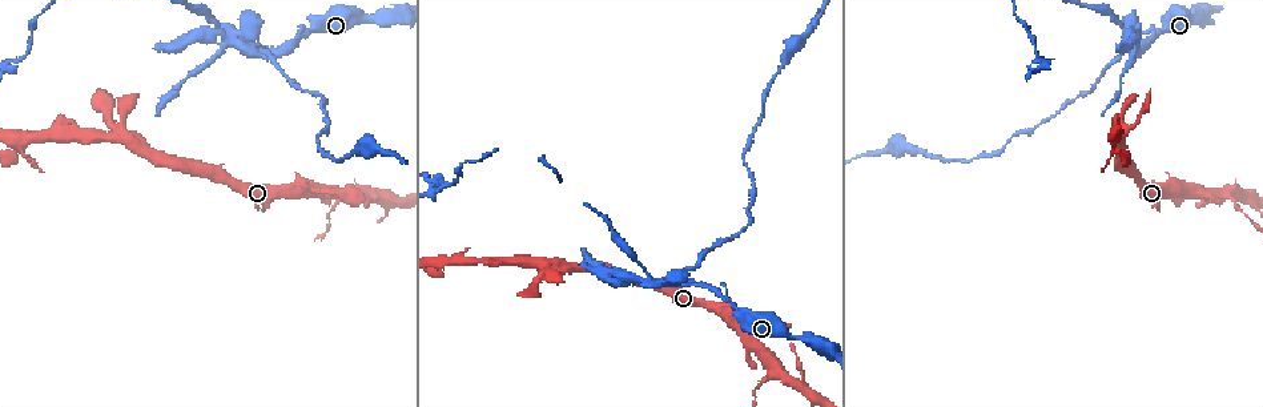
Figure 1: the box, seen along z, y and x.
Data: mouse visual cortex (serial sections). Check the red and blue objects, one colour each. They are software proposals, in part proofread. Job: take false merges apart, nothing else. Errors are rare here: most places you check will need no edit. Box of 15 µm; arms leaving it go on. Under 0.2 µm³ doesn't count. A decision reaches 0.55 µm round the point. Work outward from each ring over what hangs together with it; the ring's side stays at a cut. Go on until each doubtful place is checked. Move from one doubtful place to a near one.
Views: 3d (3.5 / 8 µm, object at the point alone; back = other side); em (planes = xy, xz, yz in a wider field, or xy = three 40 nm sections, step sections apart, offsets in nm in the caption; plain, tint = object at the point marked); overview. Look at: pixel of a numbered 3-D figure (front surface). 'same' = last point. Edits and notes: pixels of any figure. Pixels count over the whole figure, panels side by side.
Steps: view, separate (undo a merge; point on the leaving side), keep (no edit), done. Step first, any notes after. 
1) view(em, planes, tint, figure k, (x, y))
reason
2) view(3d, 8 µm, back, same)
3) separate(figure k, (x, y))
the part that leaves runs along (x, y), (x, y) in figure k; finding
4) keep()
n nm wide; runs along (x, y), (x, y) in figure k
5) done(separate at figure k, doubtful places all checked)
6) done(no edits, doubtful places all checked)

view(3d, 3.5 µm, back, figure 1, (1155, 38))
narrows sharply

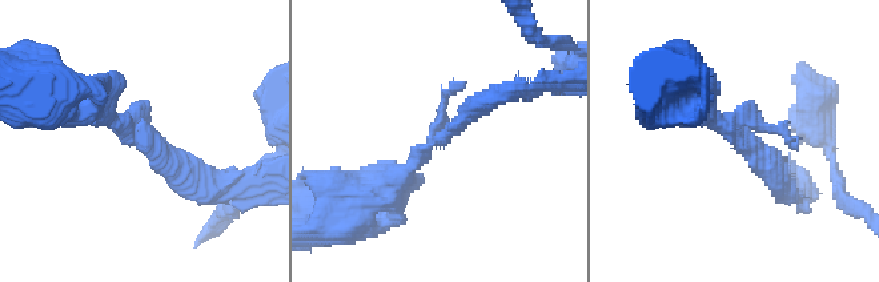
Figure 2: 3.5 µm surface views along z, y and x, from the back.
view(em, xy, step 3, tint, figure 2, (437, 142))

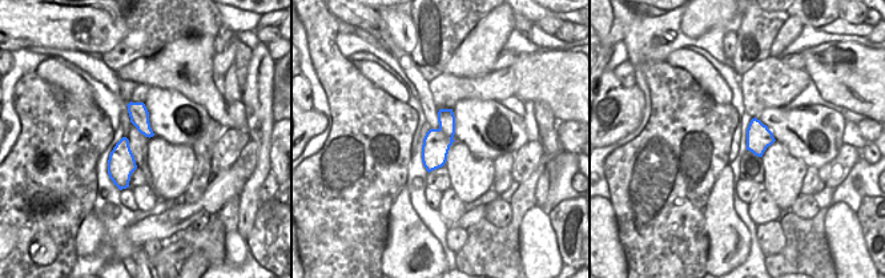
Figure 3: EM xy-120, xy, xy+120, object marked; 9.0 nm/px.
keep()
runs along (79, 96), (201, 190) in figure 2; one cell here

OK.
view(3d, 3.5 µm, figure 1, (234, 40))

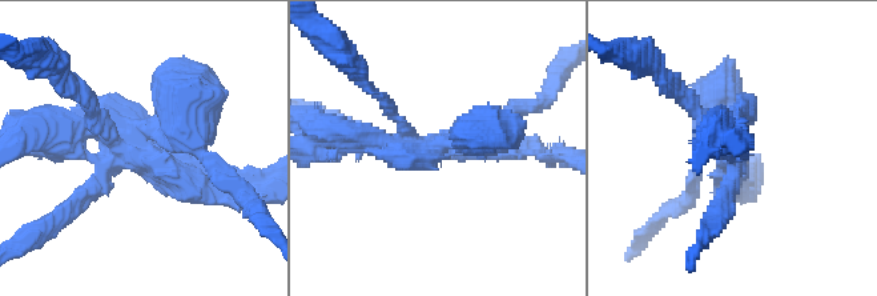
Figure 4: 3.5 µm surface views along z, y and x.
view(em, xy, step 3, tint, figure 4, (140, 148))
now the EM

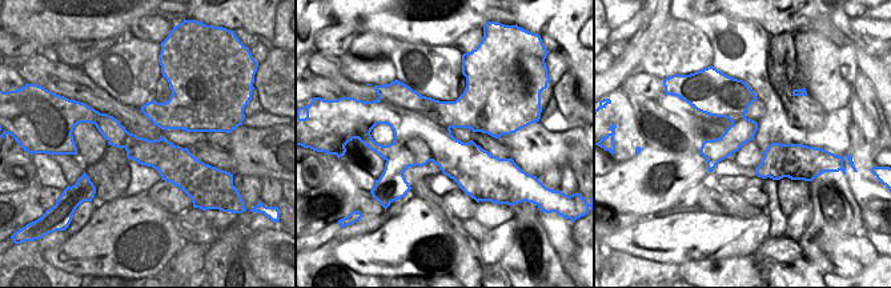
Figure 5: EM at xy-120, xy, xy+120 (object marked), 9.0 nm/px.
separate(figure 4, (209, 136))
the part that leaves runs along (144, 136), (181, 124), (238, 194) in figure 4; two cells meet here

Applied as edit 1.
view(3d, 3.5 µm, figure 1, (1238, 208))
thick turns thin

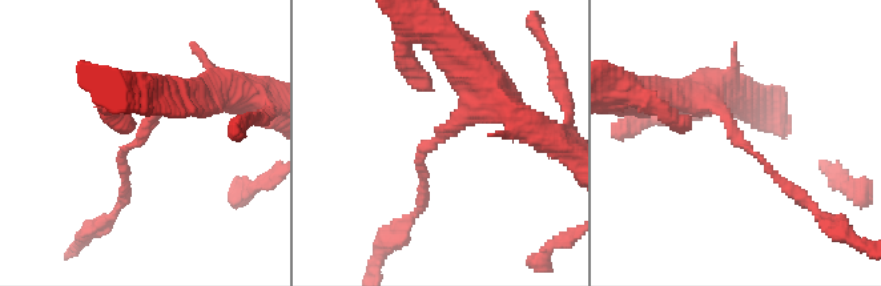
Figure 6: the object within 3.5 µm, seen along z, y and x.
view(em, xy, step 5, plain, figure 6, (447, 128))
arms of 100, 350 nm

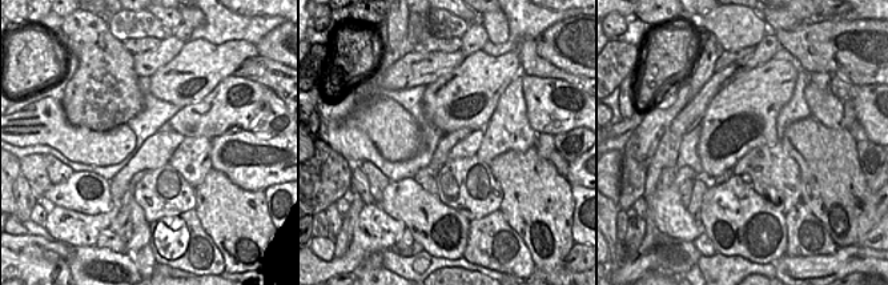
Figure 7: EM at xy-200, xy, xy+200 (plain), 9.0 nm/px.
view(em, xy, step 5, tint, same)

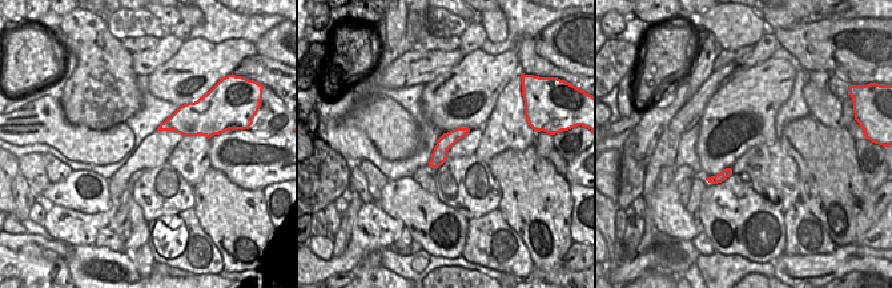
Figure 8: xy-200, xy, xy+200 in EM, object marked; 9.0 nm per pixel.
keep()
runs along (680, 92), (717, 104), (785, 186) in figure 6; continuous, no second cell

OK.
done(separate at figure 4, doubtful places all checked)

